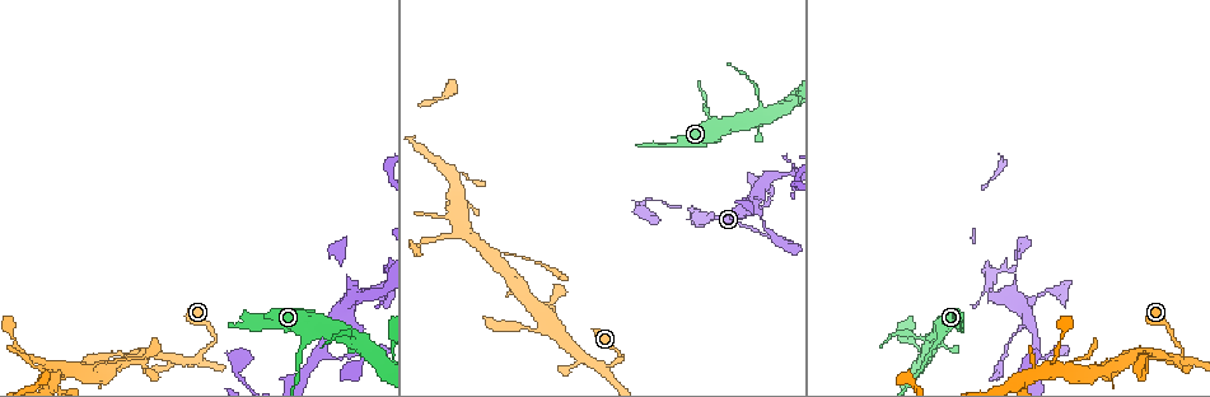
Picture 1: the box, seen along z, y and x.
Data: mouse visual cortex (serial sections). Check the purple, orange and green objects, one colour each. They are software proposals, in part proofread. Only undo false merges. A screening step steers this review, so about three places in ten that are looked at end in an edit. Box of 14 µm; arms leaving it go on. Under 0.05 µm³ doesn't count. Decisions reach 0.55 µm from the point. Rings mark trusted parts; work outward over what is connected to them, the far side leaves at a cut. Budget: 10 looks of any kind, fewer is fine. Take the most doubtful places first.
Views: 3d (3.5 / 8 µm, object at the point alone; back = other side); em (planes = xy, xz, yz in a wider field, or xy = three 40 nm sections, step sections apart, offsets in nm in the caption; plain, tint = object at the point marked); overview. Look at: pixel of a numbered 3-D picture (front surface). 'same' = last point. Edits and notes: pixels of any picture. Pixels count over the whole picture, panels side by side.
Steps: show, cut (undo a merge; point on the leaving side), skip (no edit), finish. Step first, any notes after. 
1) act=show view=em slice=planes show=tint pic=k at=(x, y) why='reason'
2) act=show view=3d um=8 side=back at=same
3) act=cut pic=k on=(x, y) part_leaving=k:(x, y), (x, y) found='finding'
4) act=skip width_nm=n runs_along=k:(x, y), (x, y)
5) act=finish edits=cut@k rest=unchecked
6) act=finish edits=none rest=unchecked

act=show view=3d um=3.5 pic=1 at=(760, 214) why='narrows sharply'

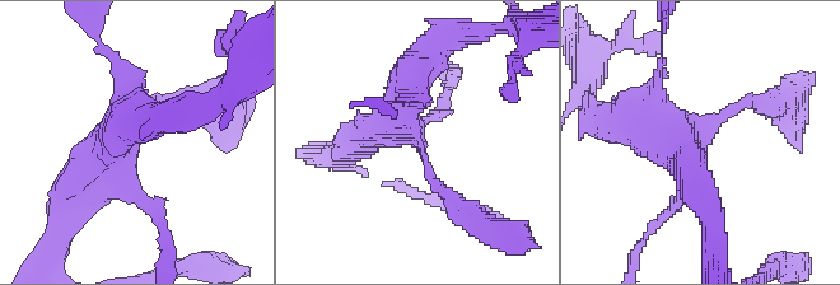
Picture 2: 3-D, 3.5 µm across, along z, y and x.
act=show view=em slice=xy step=1 show=tint pic=2 at=(693, 138)

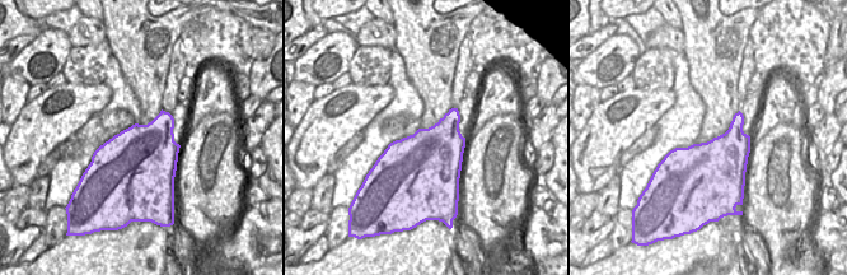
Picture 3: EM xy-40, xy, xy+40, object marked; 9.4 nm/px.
act=show view=em slice=xy step=3 show=tint at=same

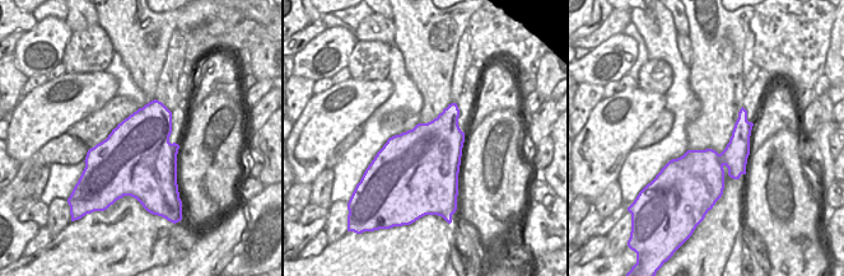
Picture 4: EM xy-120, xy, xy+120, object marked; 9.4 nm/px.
act=skip runs_along=2:(710, 214), (664, 131), (616, 120) found='continuous, no second cell'

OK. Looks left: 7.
act=show view=3d um=3.5 pic=1 at=(941, 335) why='calibre changes'

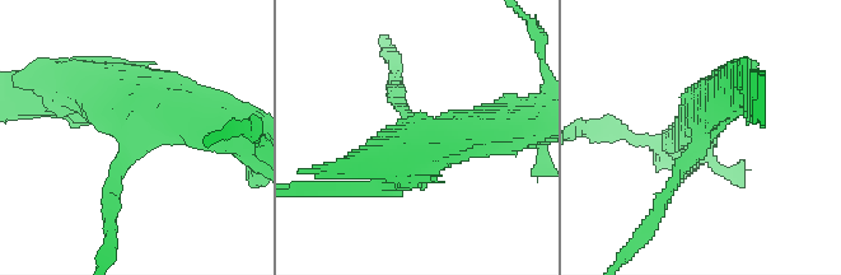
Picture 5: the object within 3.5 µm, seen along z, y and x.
act=show view=em slice=xy step=1 show=tint pic=5 at=(127, 144) arm_widths_nm=150,600

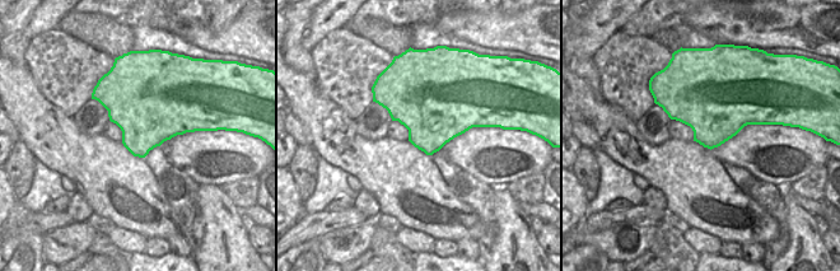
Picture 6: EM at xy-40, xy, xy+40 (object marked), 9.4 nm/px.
act=skip runs_along=5:(728, 94), (657, 208) found='all the same cell'

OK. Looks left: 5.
act=show view=3d um=3.5 side=back pic=1 at=(603, 363) why='a fork'

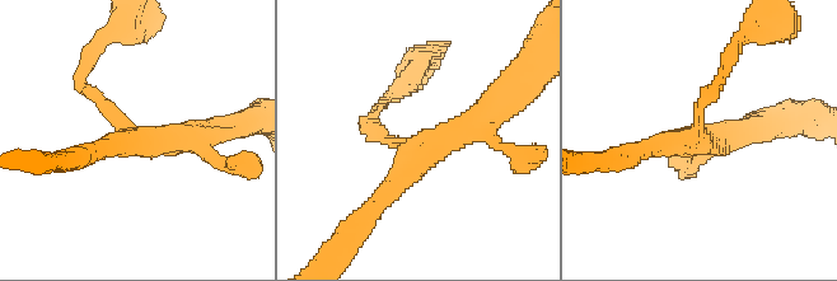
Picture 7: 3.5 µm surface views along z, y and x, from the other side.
act=show view=em slice=xy step=2 show=tint pic=7 at=(699, 128) arms=3 arm_widths_nm=150,250,350 why='shape alone is not enough'

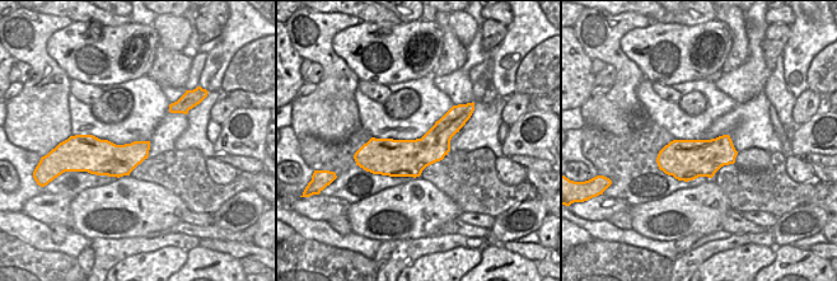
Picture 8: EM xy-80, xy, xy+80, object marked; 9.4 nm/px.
act=skip found='continuous, no second cell'

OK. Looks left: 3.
act=show view=3d um=3.5 side=back pic=1 at=(85, 372) why='three-way junction'

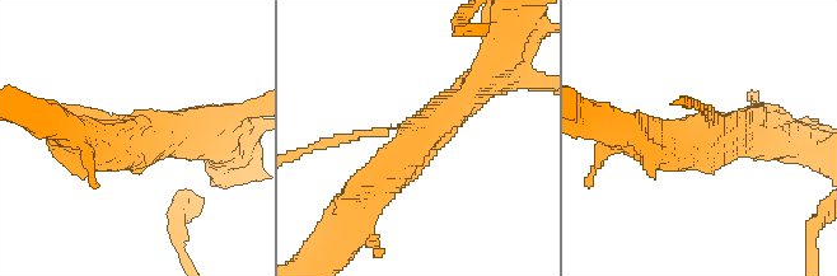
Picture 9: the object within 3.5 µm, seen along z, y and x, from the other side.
act=show view=em slice=planes show=tint pic=9 at=(704, 137) arms=3 arm_widths_nm=100,400,400

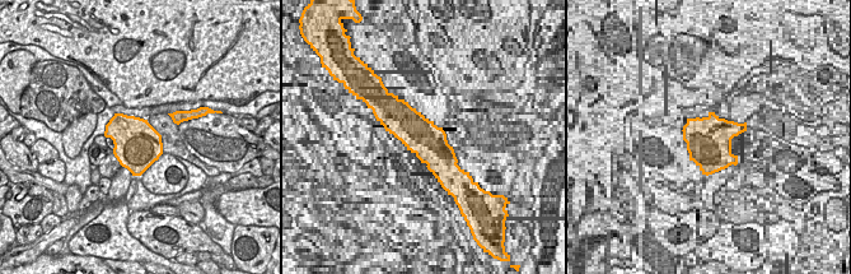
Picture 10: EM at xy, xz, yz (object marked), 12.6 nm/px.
act=skip runs_along=9:(369, 197), (408, 145), (482, 76) found='all the same cell'

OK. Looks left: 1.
act=finish edits=none rest=unchecked

